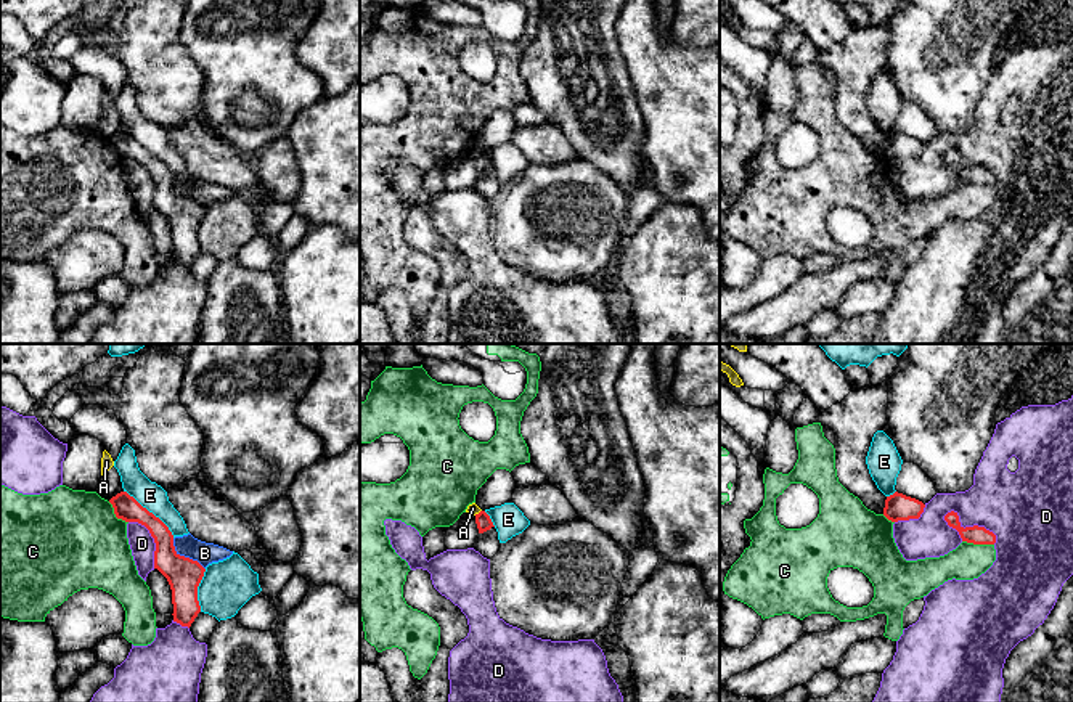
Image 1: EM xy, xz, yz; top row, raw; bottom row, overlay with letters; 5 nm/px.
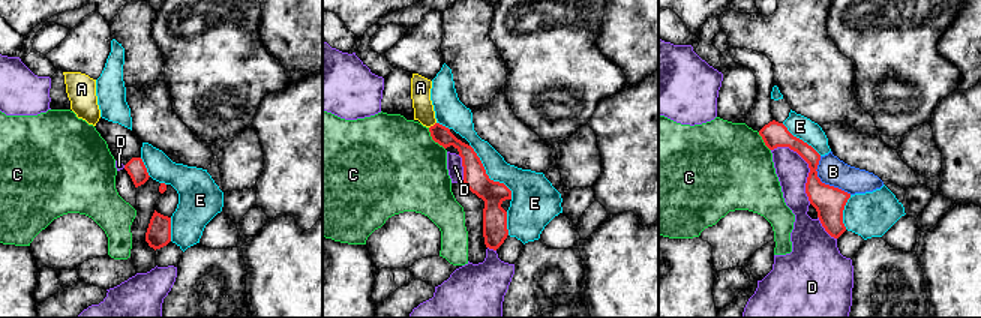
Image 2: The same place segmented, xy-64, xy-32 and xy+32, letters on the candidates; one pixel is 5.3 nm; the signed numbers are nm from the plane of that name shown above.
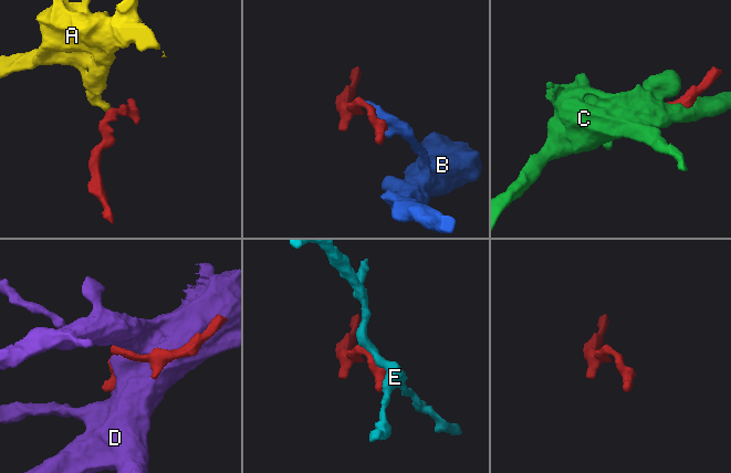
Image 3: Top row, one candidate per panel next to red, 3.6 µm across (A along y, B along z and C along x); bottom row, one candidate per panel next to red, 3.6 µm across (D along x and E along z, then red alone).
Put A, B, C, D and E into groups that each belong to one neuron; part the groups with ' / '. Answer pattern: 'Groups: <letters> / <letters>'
Groups: A / B / C / D / E

